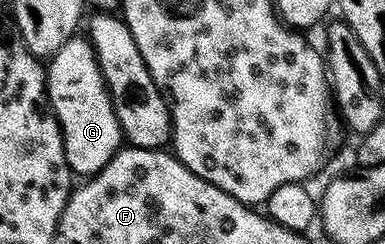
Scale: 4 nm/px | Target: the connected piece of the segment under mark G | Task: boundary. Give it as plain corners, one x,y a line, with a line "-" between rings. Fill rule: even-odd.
82,35
67,39
49,58
45,75
45,95
63,131
63,148
66,149
67,163
75,176
96,175
120,150
124,138
104,75
100,71
89,40

